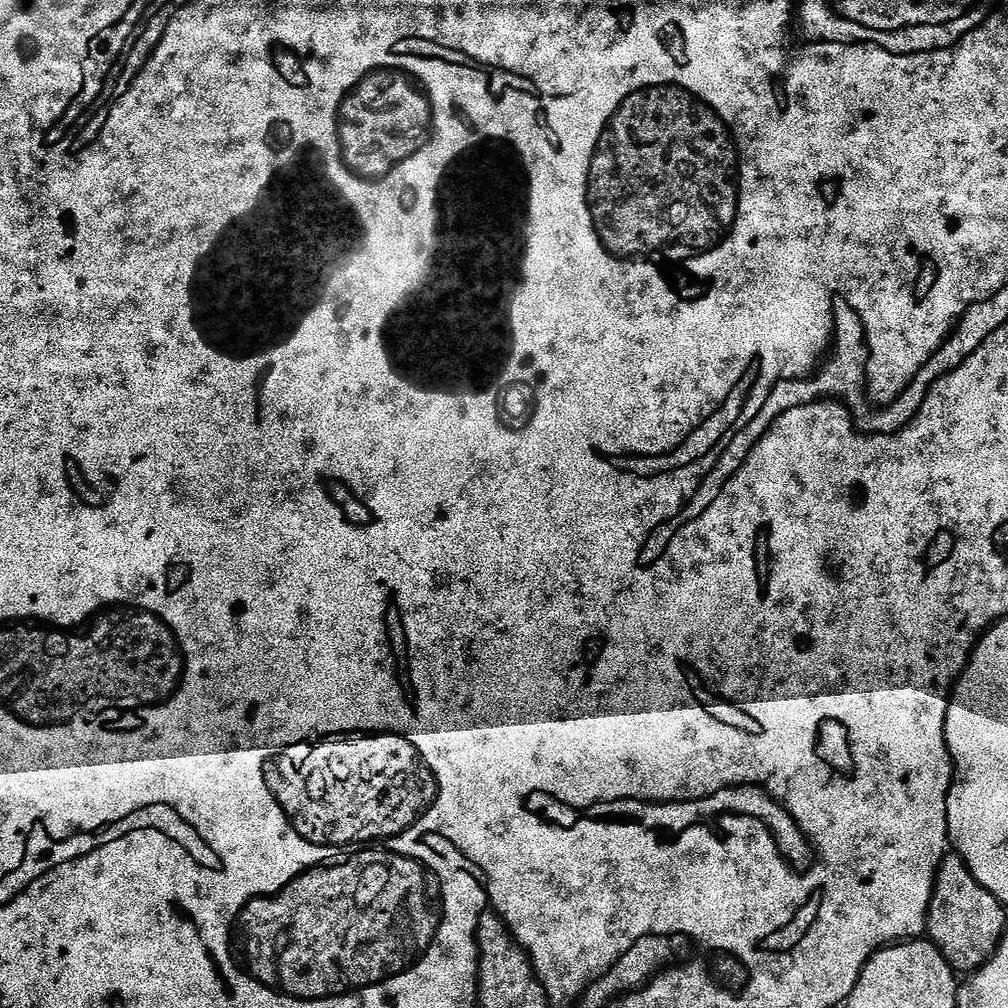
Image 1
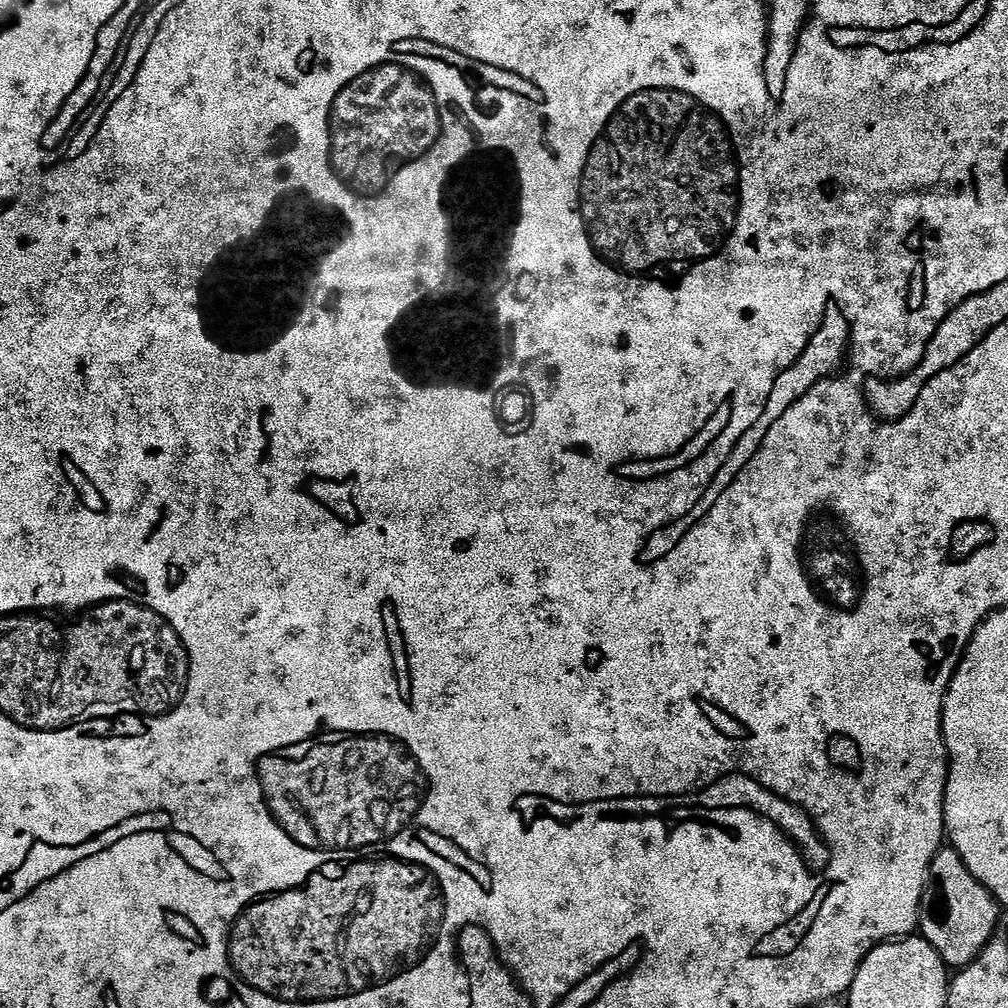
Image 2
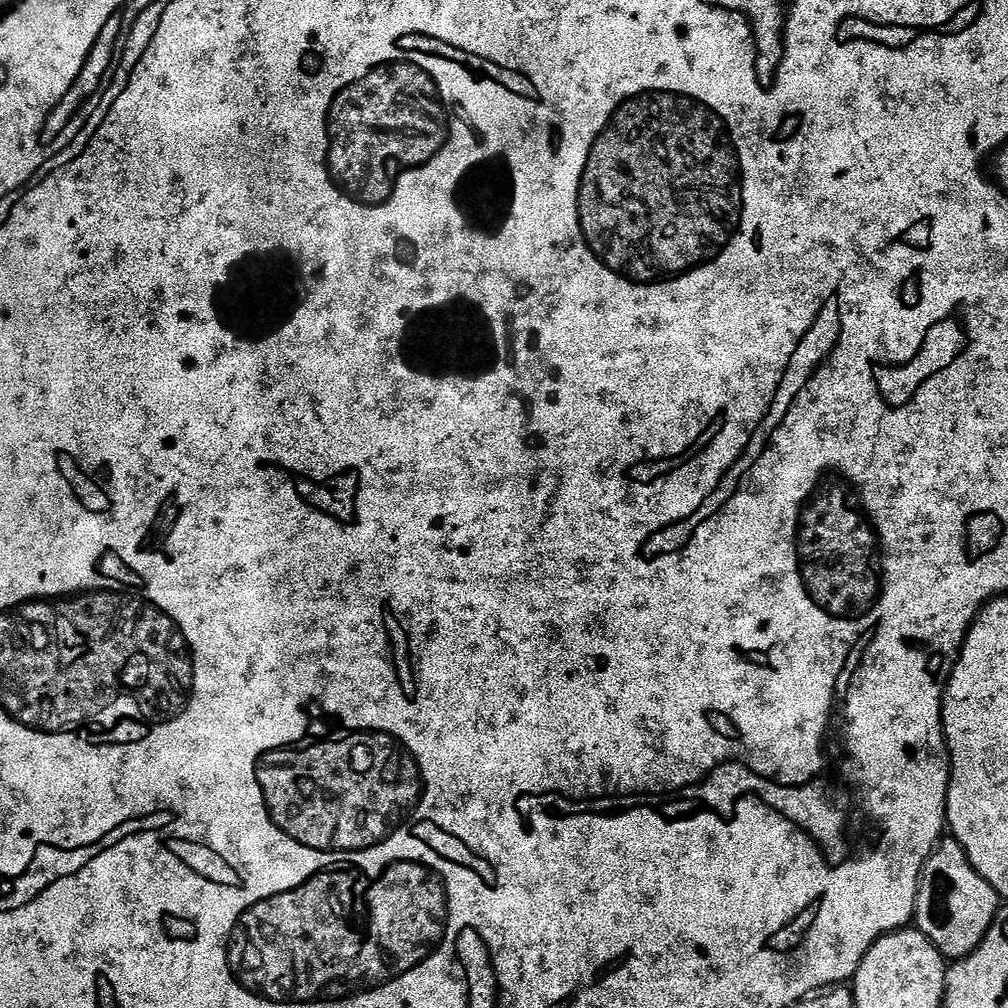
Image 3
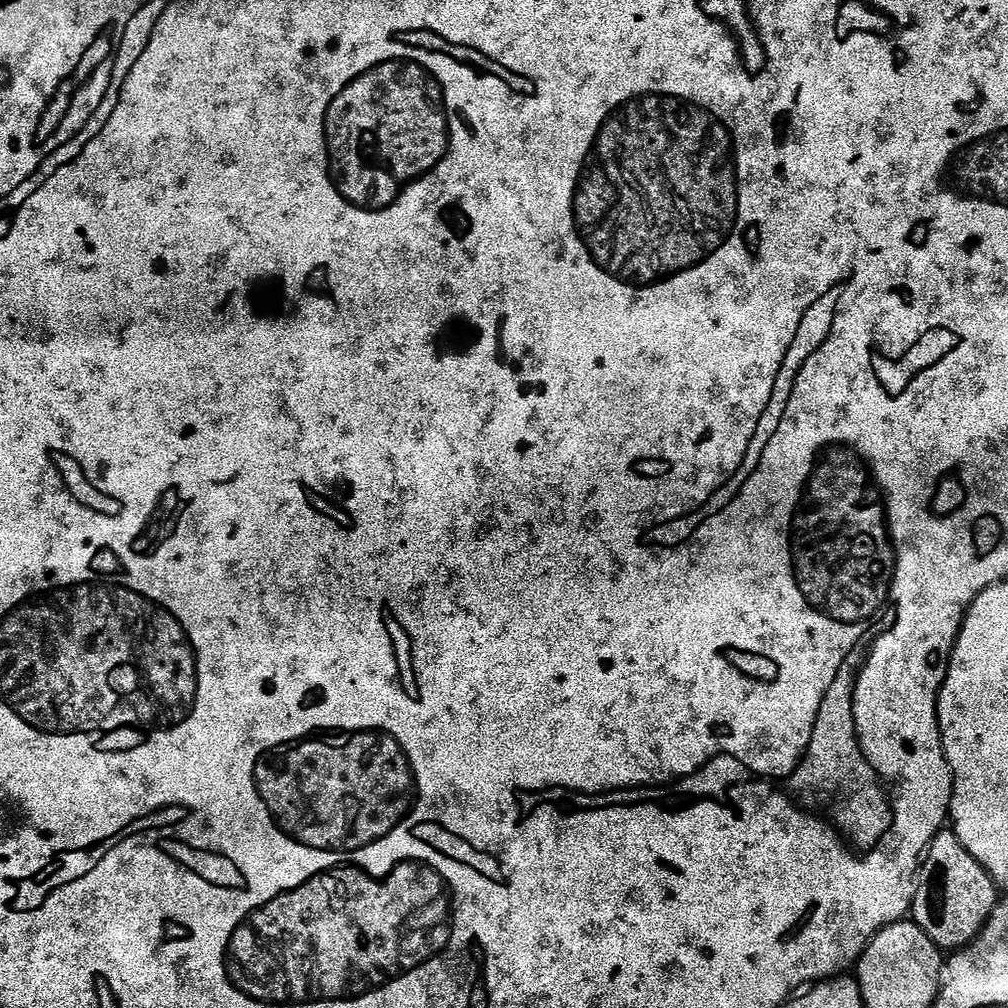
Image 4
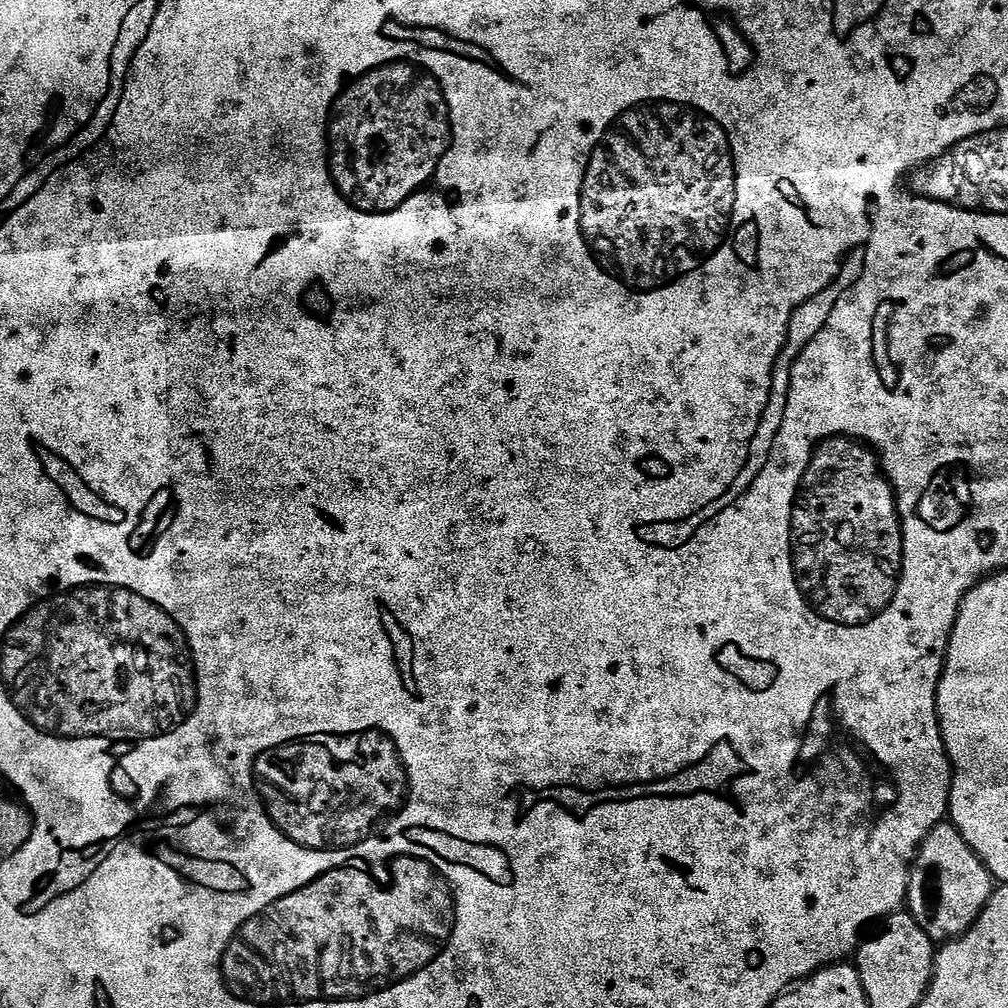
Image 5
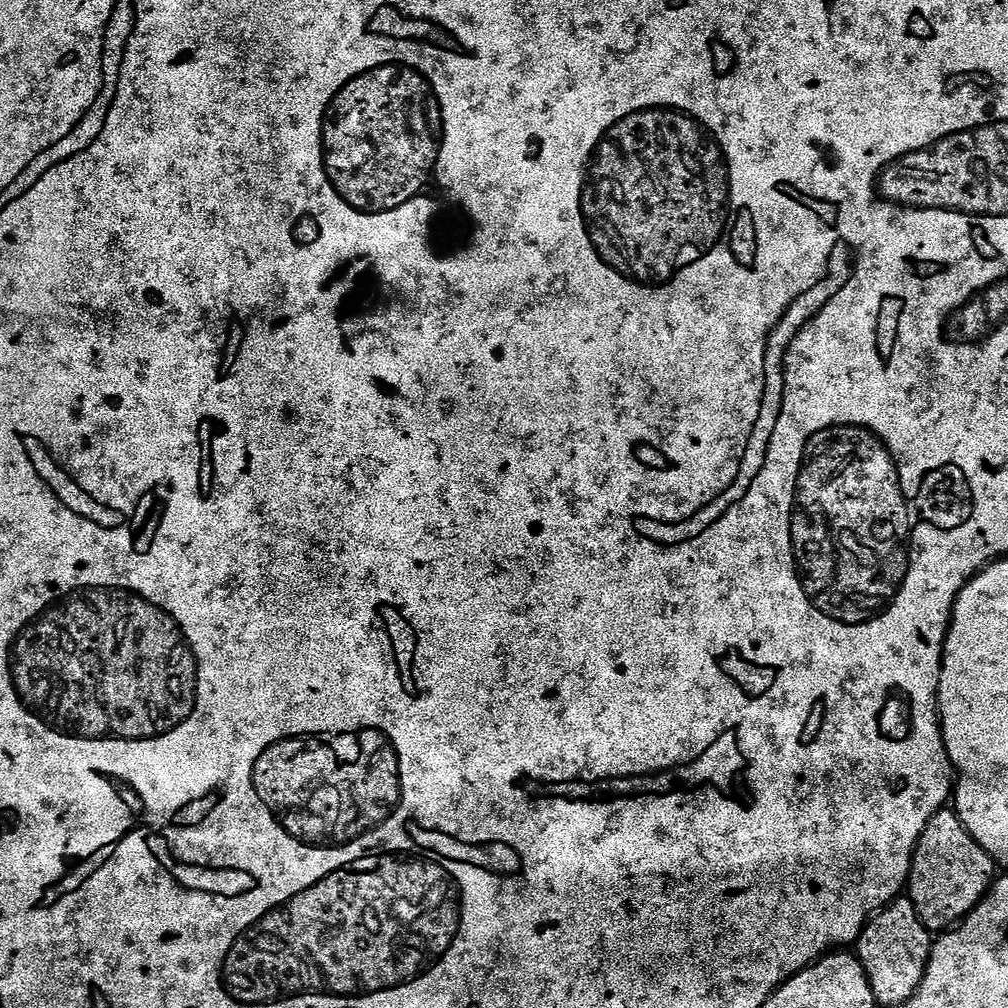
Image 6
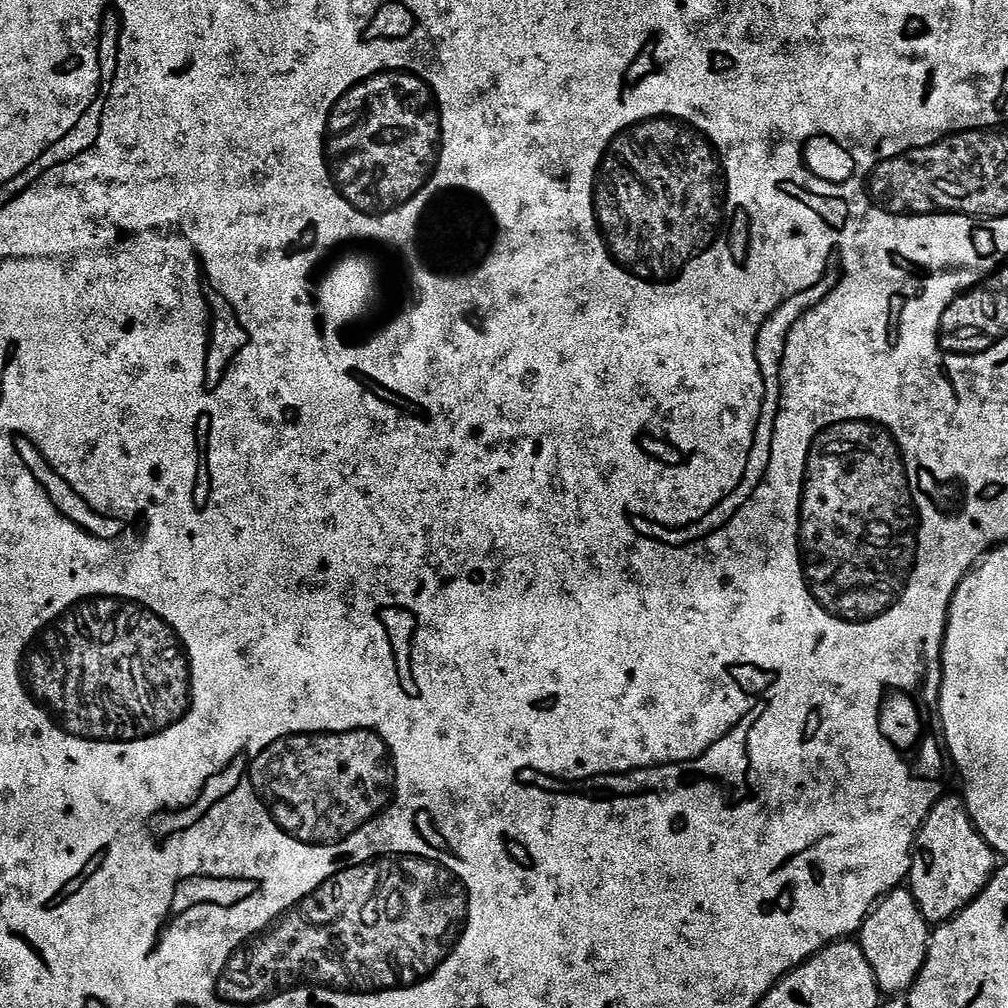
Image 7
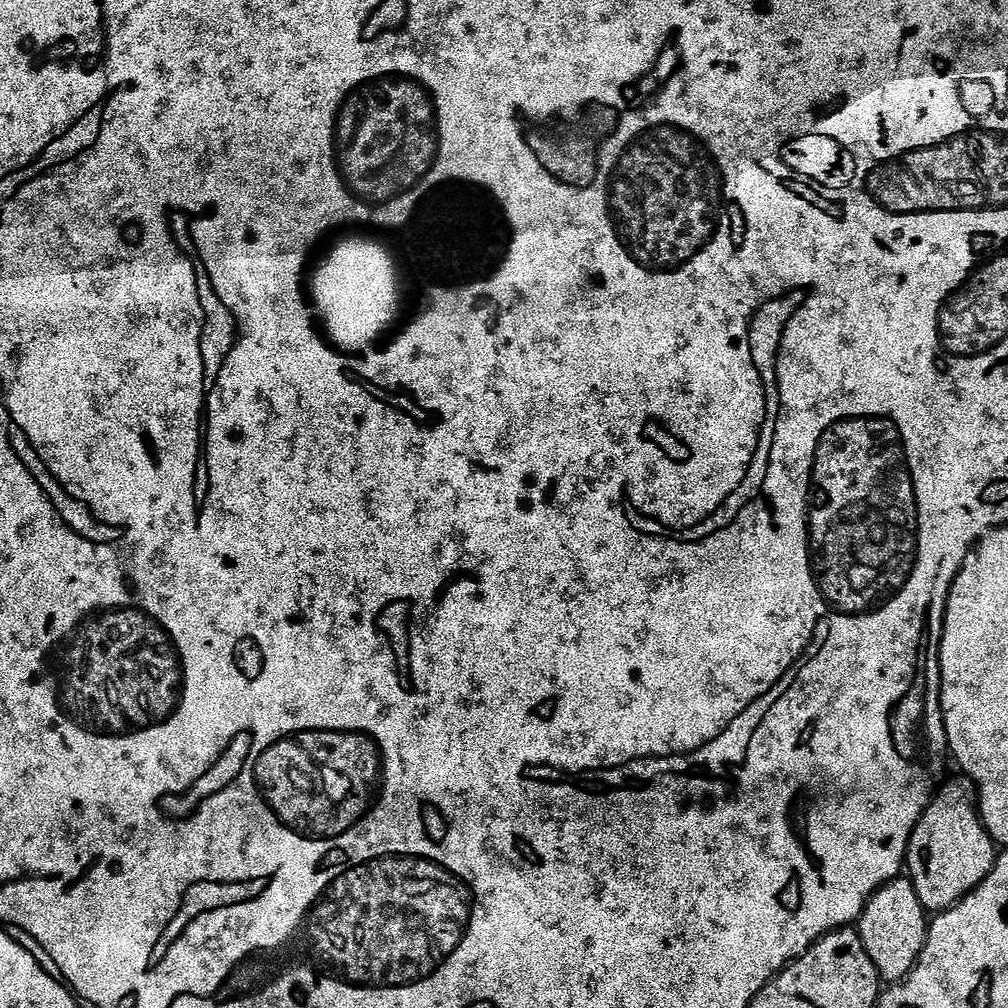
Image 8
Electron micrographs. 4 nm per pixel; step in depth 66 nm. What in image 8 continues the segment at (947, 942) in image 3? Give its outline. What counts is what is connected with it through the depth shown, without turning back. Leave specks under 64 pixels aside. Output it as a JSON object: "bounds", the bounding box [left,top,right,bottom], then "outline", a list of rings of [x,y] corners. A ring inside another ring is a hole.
{"bounds":[906,783,998,914],"outline":[[[945,783],[933,796],[927,810],[922,814],[918,826],[912,831],[906,857],[907,875],[922,902],[924,911],[929,914],[945,912],[948,908],[954,907],[962,897],[972,893],[988,877],[990,870],[996,865],[998,855],[997,845],[980,821],[973,793],[969,789],[968,793],[960,784],[947,784]]]}

